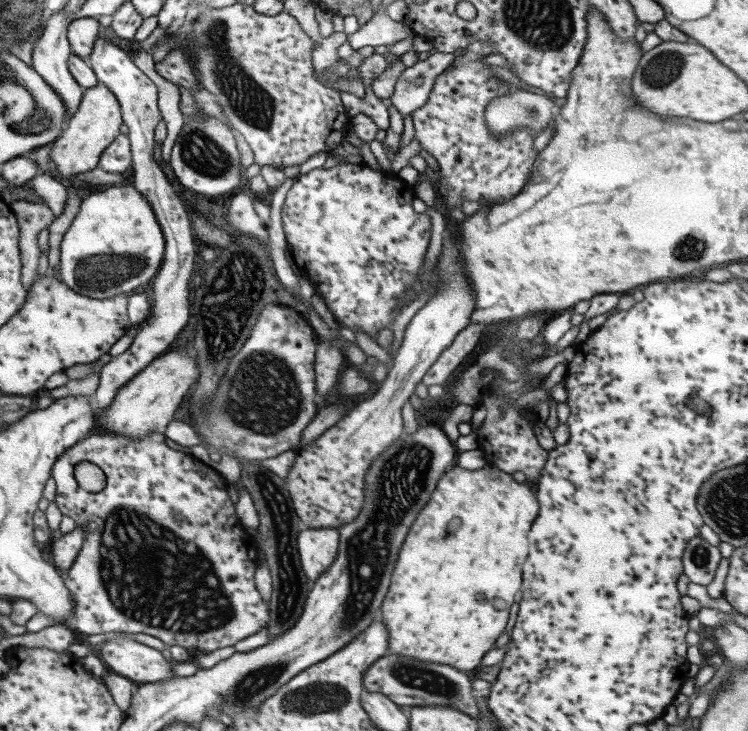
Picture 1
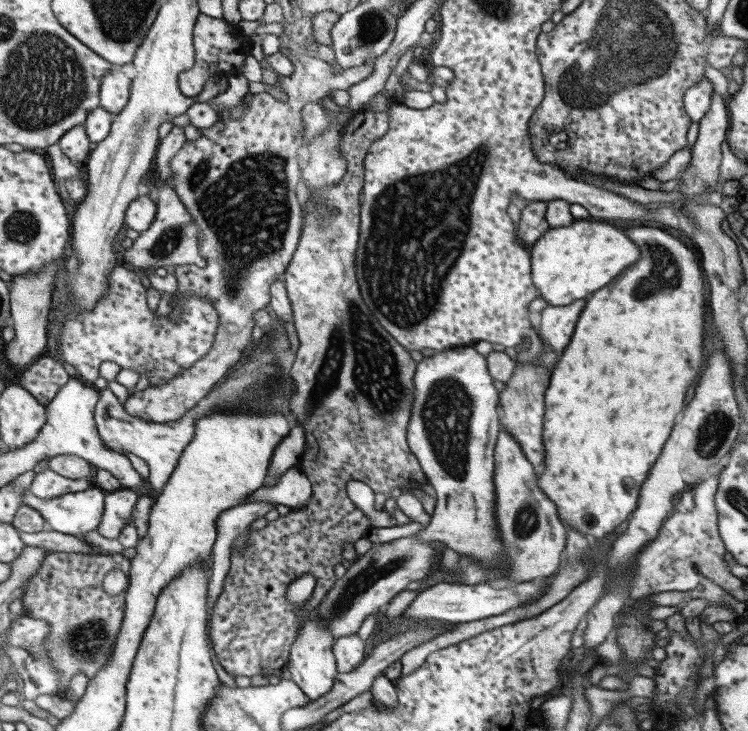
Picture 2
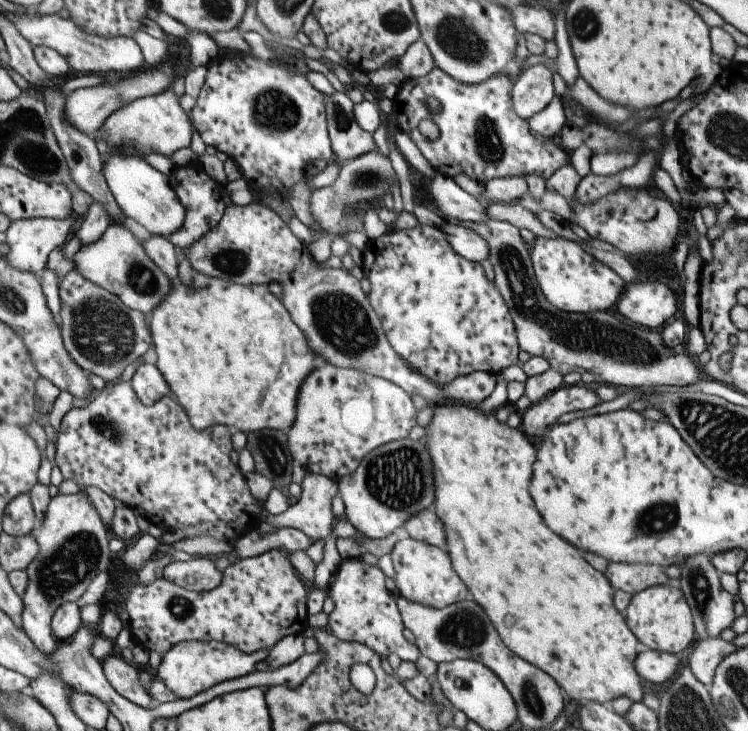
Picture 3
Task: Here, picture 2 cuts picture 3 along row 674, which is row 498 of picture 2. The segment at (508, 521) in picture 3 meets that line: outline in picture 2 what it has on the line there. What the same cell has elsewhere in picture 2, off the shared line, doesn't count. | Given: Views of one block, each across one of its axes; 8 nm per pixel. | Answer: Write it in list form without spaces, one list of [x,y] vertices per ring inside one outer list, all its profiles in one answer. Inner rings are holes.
[[[640,225],[624,230],[627,238],[639,249],[633,266],[626,266],[612,281],[587,296],[587,302],[578,314],[573,332],[566,346],[559,354],[555,369],[549,375],[548,385],[544,390],[544,421],[542,443],[544,444],[543,473],[538,475],[537,484],[545,496],[553,502],[559,522],[565,528],[574,528],[590,541],[603,538],[613,533],[615,527],[627,521],[627,516],[637,507],[637,499],[643,481],[650,468],[660,455],[661,449],[673,428],[677,416],[682,412],[683,398],[687,388],[699,376],[703,364],[703,280],[701,270],[693,252],[683,243],[671,237],[661,229]]]

